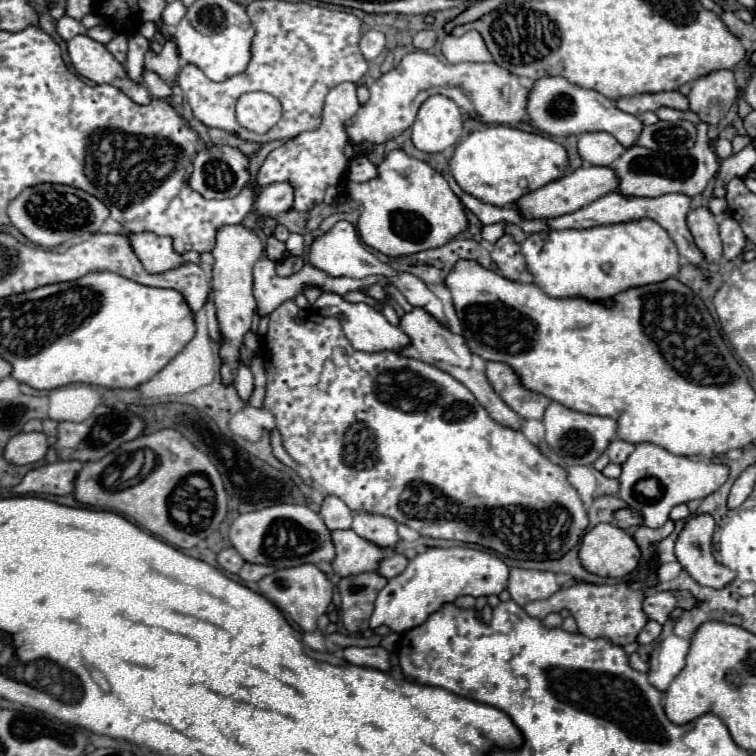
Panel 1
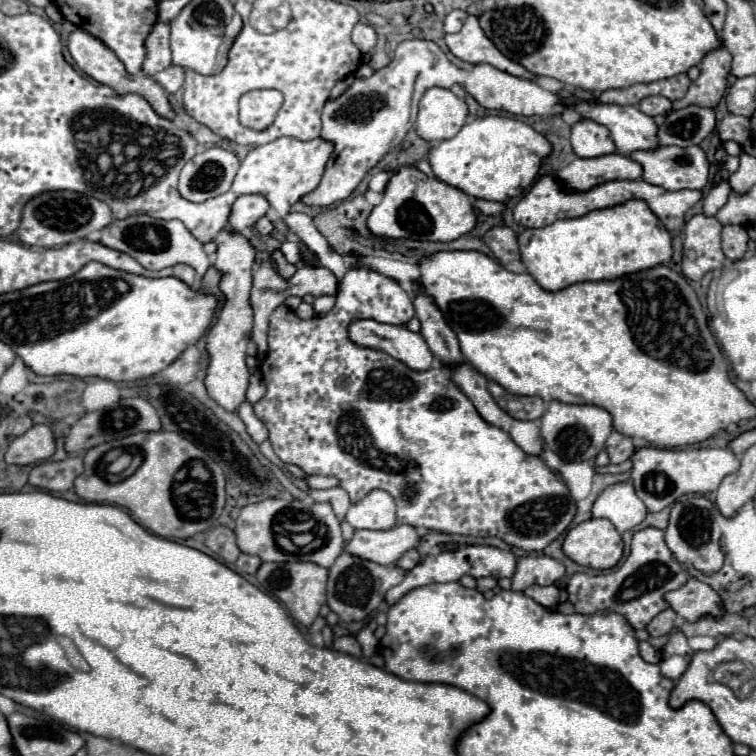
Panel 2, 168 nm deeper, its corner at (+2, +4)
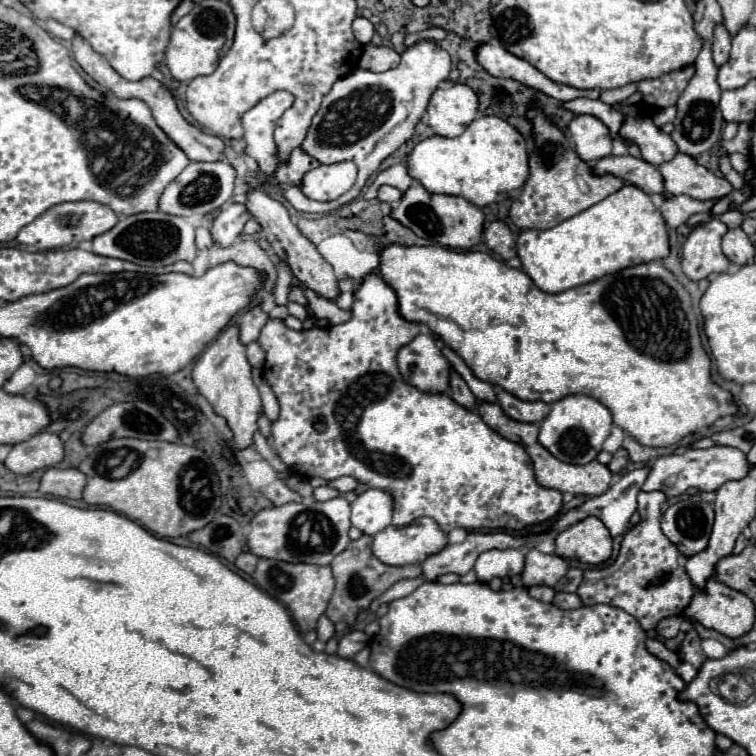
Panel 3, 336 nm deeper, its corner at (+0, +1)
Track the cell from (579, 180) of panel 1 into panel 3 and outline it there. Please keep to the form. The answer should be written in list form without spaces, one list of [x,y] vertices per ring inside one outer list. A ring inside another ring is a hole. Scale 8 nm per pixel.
[[[606,156],[600,158],[594,166],[596,174],[614,174],[620,176],[626,184],[634,184],[646,194],[662,194],[664,192],[664,178],[660,170],[648,164],[642,158],[626,156]]]

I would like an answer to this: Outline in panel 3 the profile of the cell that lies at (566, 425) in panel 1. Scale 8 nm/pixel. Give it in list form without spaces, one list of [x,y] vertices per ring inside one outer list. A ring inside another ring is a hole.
[[[572,394],[554,402],[550,414],[542,420],[538,440],[552,456],[556,456],[562,462],[588,464],[600,454],[602,444],[610,434],[610,428],[612,428],[612,414],[606,406],[602,406],[598,400],[590,396]]]

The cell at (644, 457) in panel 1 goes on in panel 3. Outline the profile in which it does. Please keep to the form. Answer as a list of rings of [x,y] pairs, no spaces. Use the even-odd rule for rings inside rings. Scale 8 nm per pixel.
[[[712,446],[706,450],[686,450],[686,454],[670,454],[670,456],[658,458],[650,468],[650,476],[644,482],[642,490],[664,490],[668,498],[680,496],[688,488],[714,492],[724,482],[744,478],[750,470],[752,470],[752,464],[746,460],[746,454],[738,448]]]

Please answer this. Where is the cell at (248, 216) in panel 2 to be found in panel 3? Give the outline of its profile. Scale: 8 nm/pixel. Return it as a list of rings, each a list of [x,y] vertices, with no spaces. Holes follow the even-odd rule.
[[[226,204],[220,208],[220,212],[214,216],[212,224],[210,224],[210,234],[212,234],[212,240],[226,248],[226,246],[232,246],[234,238],[242,232],[246,220],[250,218],[248,210],[244,204]]]

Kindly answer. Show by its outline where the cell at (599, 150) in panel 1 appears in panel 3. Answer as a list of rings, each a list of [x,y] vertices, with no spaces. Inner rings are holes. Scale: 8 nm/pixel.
[[[574,116],[568,124],[576,152],[584,162],[596,162],[612,154],[612,136],[596,116]]]

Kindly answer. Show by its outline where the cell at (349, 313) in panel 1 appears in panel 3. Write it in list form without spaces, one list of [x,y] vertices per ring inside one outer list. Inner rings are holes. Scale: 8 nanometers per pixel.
[[[418,334],[398,352],[398,368],[406,384],[426,394],[448,394],[452,364],[446,362],[430,334]]]

